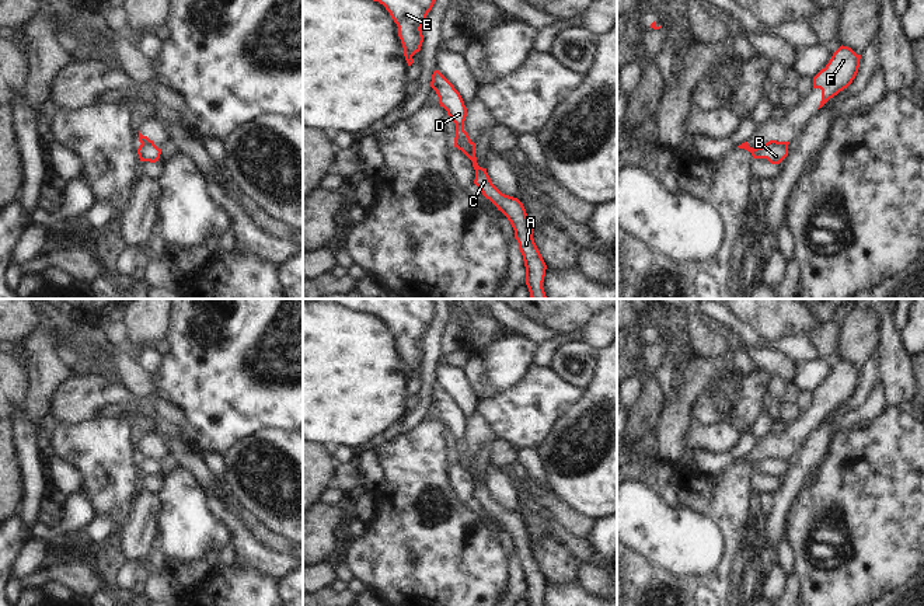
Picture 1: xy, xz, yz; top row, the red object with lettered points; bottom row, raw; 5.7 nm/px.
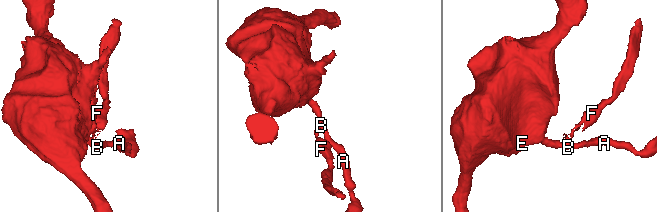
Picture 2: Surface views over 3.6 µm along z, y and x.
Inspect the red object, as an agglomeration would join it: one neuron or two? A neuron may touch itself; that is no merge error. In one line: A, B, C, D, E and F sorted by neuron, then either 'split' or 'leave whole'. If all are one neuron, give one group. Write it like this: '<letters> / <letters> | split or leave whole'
A B C D E / F | split

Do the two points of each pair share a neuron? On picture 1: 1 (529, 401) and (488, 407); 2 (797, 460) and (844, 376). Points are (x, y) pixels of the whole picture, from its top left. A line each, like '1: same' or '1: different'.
1: same
2: different

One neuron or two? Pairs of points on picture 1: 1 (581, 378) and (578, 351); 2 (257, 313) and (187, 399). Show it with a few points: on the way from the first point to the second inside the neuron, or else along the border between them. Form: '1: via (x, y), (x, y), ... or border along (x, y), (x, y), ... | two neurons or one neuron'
1: via (581, 371), (578, 358) | one neuron
2: via (253, 335), (209, 380) | one neuron

